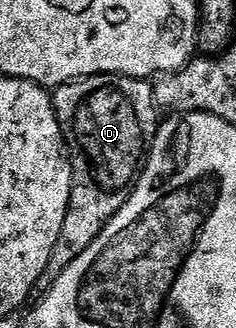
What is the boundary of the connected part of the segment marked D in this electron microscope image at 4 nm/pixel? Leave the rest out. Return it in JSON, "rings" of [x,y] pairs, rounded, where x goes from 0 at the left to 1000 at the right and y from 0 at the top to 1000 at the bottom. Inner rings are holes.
{"rings":[[[369,232],[360,244],[305,244],[292,256],[258,256],[225,271],[229,332],[263,402],[280,415],[280,445],[297,457],[297,491],[314,521],[305,591],[288,652],[271,665],[271,689],[254,689],[254,726],[220,762],[220,787],[161,851],[157,887],[208,893],[212,875],[424,726],[424,701],[458,689],[458,677],[542,616],[585,561],[585,543],[619,506],[619,479],[678,387],[678,341],[653,311],[653,256],[636,244],[581,244],[555,232]]]}

